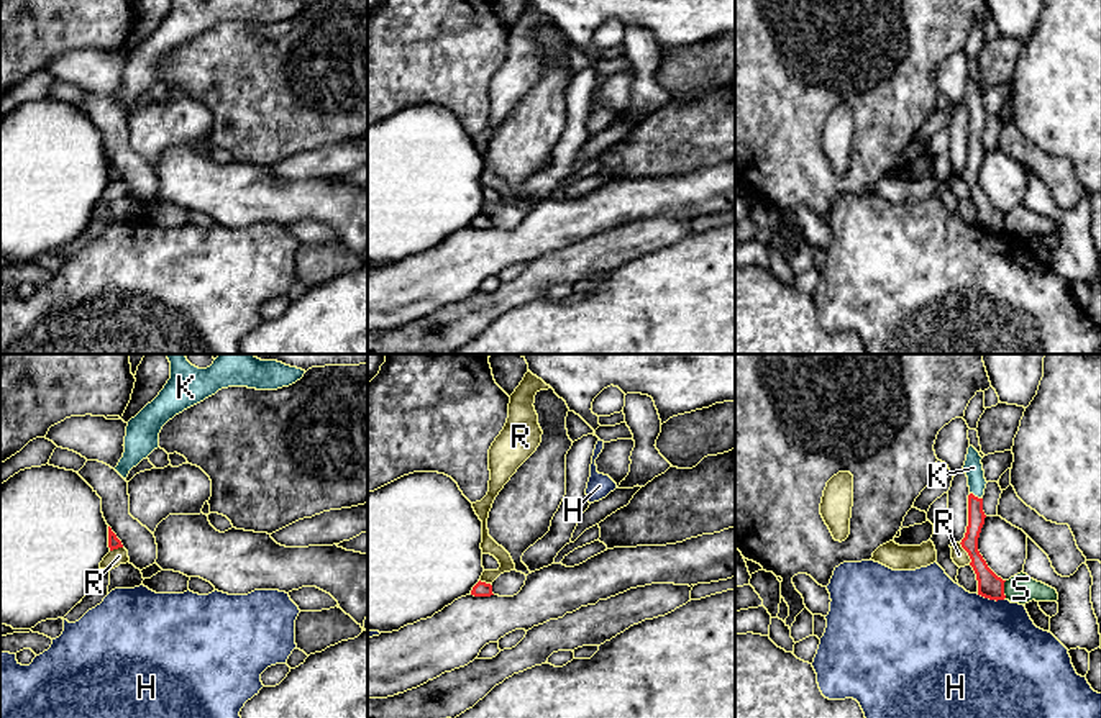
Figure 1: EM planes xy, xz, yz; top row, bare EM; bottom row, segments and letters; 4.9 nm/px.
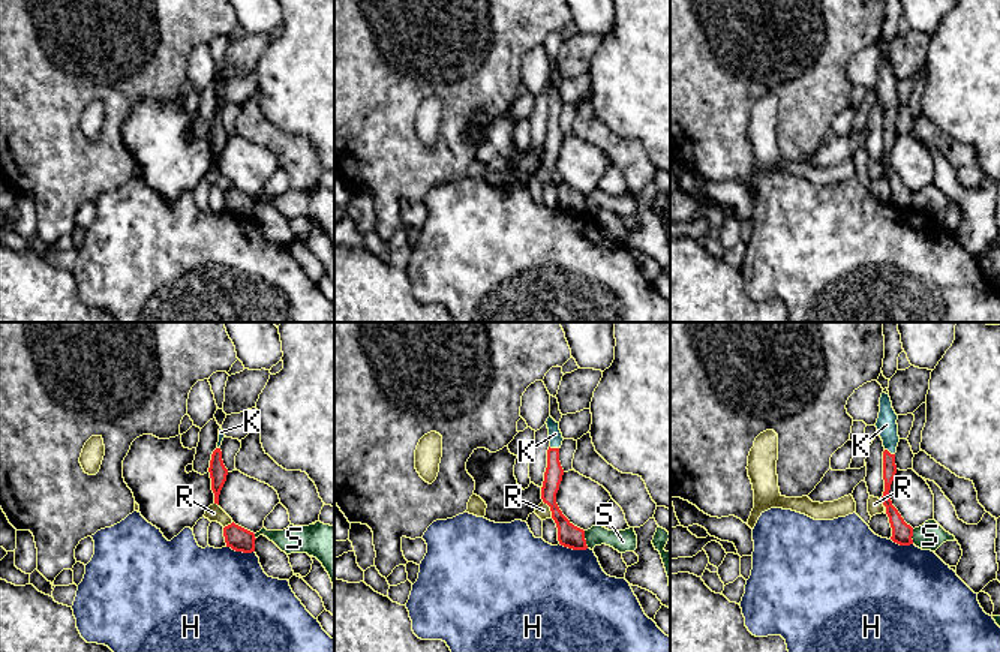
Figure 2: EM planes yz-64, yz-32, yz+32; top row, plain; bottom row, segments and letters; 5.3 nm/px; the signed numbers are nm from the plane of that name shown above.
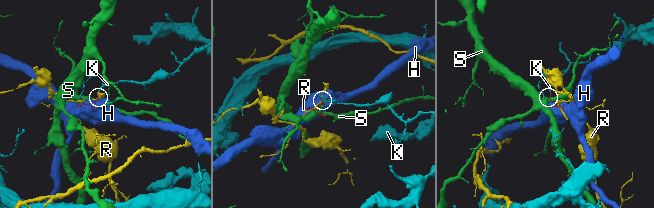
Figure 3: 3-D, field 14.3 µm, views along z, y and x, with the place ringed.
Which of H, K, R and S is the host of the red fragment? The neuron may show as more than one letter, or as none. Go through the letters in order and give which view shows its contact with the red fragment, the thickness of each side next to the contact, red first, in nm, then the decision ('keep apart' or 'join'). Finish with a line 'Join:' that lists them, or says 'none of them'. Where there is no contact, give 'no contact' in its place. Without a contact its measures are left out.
H: contact in yz; calibres 120 and 500 nm; keep apart
K: contact in yz; calibres 80 and 90 nm; join
R: contact in yz; calibres 120 and 80 nm; keep apart
S: contact in yz; calibres 120 and 150 nm; keep apart
Join: K

